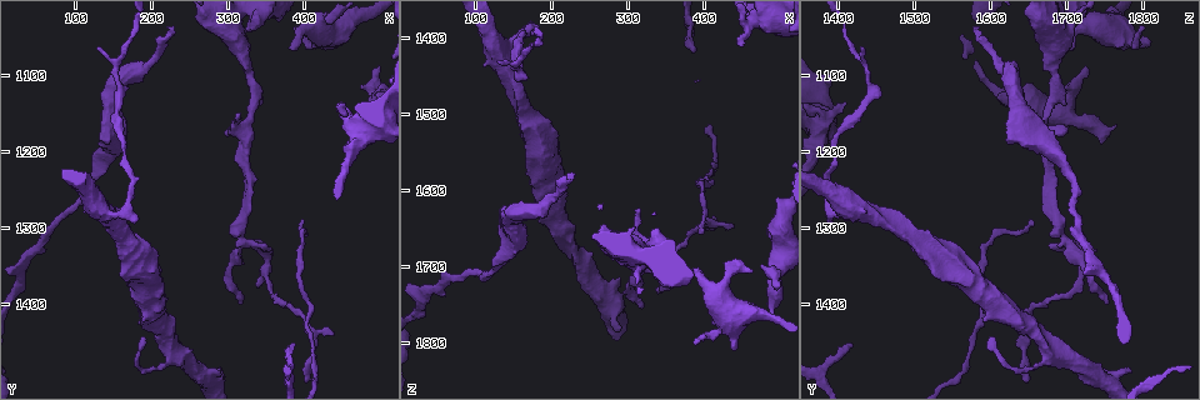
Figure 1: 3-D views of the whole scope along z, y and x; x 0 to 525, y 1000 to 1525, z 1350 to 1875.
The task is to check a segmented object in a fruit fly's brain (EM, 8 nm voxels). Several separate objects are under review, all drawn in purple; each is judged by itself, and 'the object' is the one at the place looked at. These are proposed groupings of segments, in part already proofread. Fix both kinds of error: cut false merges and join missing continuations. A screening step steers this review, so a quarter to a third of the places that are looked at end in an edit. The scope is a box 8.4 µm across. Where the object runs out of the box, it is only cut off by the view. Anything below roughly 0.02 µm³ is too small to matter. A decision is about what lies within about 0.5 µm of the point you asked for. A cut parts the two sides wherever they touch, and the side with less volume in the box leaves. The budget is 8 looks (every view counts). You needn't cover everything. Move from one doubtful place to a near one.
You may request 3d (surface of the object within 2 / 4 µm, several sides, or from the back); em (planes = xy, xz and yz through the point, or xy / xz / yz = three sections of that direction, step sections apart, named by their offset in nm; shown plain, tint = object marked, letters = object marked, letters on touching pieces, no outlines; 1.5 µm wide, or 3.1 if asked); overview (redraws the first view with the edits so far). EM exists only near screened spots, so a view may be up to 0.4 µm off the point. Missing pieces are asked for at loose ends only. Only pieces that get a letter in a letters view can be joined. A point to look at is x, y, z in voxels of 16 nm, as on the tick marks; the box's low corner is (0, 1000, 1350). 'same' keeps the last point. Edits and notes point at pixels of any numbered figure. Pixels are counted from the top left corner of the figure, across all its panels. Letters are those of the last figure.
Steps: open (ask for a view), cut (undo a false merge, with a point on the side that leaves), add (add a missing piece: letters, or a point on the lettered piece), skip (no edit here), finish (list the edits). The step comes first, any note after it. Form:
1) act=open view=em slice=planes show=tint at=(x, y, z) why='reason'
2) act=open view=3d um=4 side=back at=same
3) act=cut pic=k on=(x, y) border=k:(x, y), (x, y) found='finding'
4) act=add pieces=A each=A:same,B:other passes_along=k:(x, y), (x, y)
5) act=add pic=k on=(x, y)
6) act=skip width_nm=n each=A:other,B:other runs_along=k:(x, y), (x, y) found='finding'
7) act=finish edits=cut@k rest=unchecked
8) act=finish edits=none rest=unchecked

act=open view=3d um=4 at=(320, 1315, 1705) why='a fork'

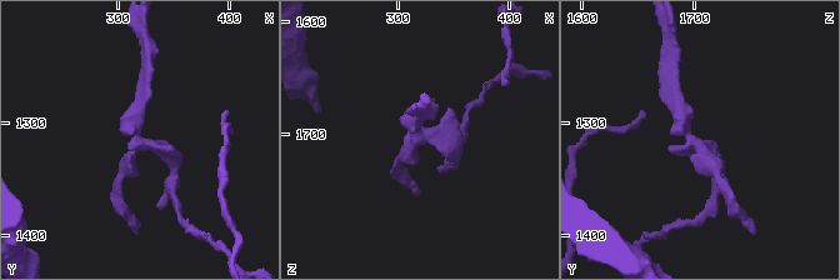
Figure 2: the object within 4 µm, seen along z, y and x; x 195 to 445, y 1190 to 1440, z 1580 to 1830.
act=open view=em slice=planes show=letters at=(318, 1314, 1700) why='need the tissue'

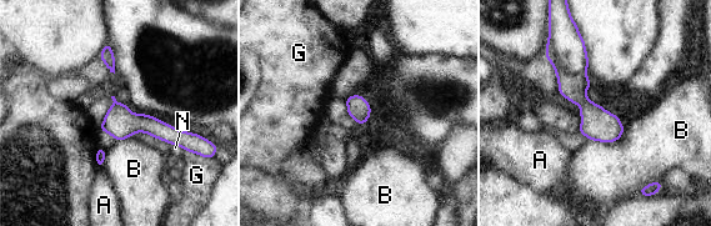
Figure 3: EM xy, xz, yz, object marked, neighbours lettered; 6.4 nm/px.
act=skip width_nm=150 each=A:other,B:other,G:other,N:other border=3:(96, 147), (98, 166) found='all the same neuron'

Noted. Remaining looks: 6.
act=open view=3d um=2 at=(225, 1035, 1580) why='an open end'

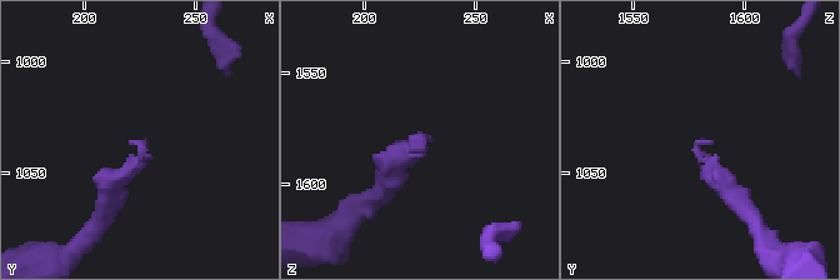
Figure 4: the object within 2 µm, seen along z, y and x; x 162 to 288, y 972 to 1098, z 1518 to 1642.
act=open view=em slice=planes show=letters at=(226, 1034, 1579)

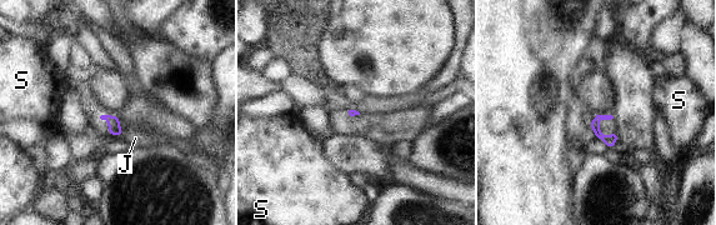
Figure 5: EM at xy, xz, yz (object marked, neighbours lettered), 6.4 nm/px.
act=skip longest_contact=J:40nm each=J:other,S:other border=5:(124, 131), (123, 136) found='none of them fits'

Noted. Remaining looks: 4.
act=open view=em slice=planes show=letters at=(450, 1135, 1405) why='branch stops here'

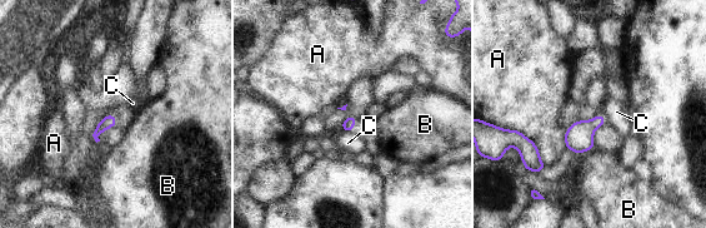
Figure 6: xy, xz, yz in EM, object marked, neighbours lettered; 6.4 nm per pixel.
act=skip each=A:other,B:other,C:other border=6:(341, 128), (350, 133) found='none of them fits'

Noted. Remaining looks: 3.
act=finish edits=none rest=unchecked

